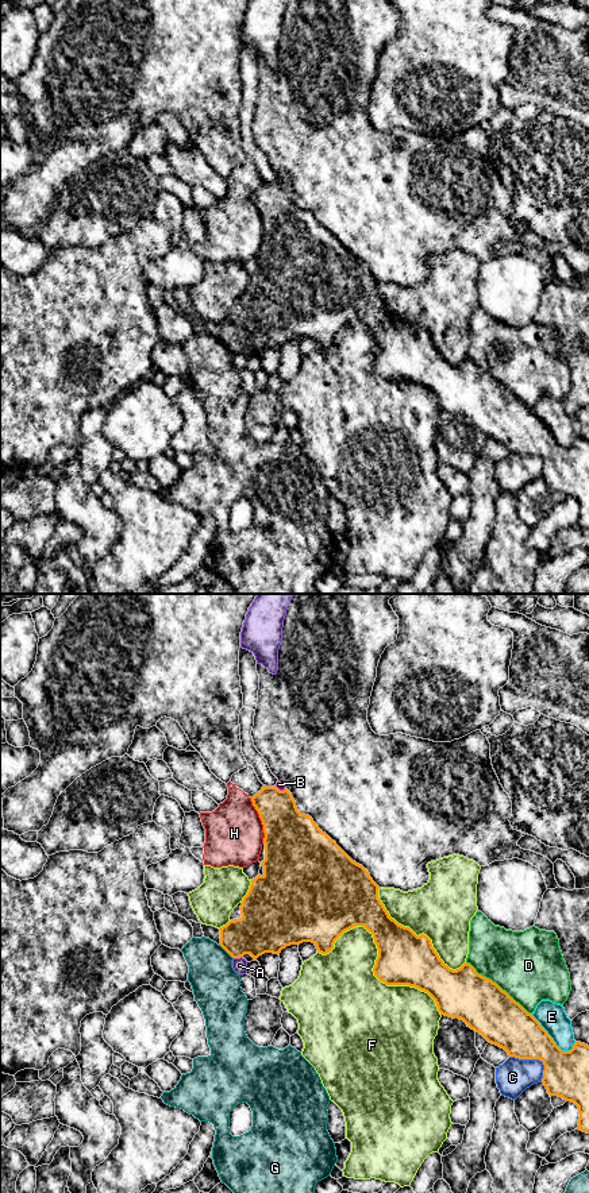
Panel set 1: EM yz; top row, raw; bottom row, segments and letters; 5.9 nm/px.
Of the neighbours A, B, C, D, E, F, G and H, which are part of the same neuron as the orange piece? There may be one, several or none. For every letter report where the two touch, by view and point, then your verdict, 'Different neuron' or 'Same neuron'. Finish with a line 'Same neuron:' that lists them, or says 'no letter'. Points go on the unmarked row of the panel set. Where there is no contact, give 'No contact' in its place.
A: Touches orange at yz (237, 352). Different neuron
B: Touches orange at yz (281, 186). Same neuron
C: Touches orange at yz (535, 454). Different neuron
D: Touches orange at yz (497, 381). Different neuron
E: Touches orange at yz (551, 433). Different neuron
F: Touches orange at yz (376, 358). Different neuron
G: Touches orange at yz (226, 346). Different neuron
H: Touches orange at yz (261, 215). Different neuron
Same neuron: B

